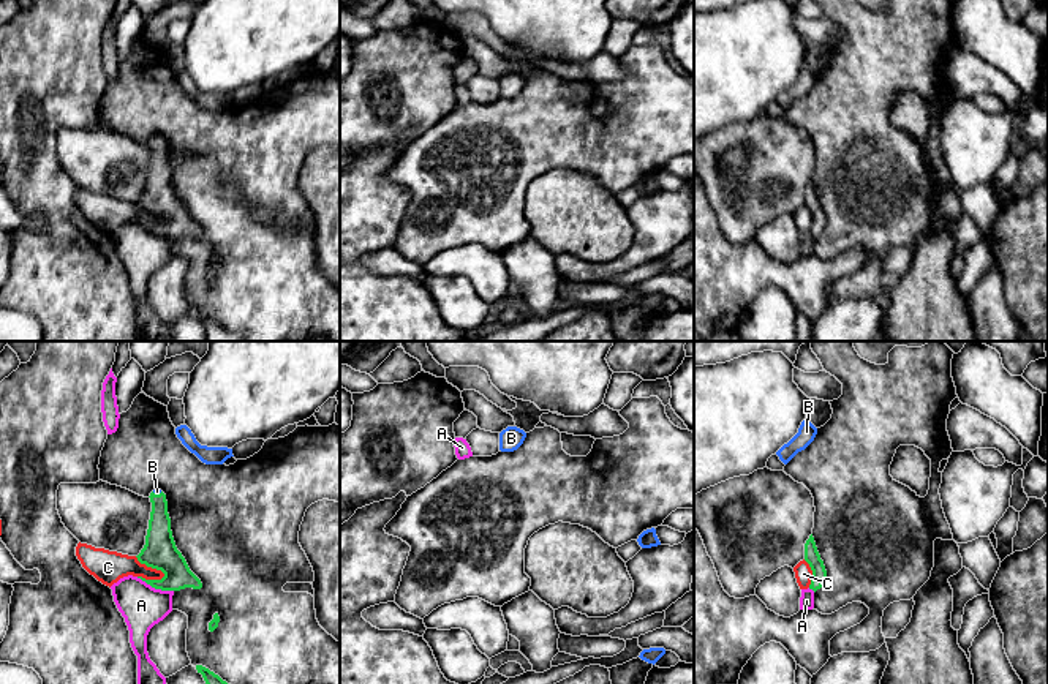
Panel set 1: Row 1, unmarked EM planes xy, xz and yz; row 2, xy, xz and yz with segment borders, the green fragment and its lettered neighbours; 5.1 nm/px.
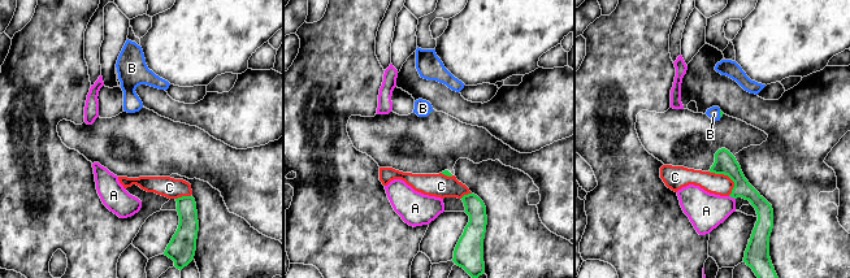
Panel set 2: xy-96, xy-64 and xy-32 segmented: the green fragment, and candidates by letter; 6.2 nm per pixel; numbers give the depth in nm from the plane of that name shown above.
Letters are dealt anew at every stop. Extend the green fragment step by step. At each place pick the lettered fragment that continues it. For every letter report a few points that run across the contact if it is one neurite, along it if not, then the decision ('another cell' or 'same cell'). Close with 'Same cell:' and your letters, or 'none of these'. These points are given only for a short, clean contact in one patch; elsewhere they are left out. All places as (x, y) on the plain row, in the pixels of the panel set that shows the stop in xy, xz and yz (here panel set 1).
A: xy (136, 223), (155, 234), (173, 237) | another cell
B: xy (160, 190), (157, 141), (157, 138) | same cell
C: another cell
Same cell: B

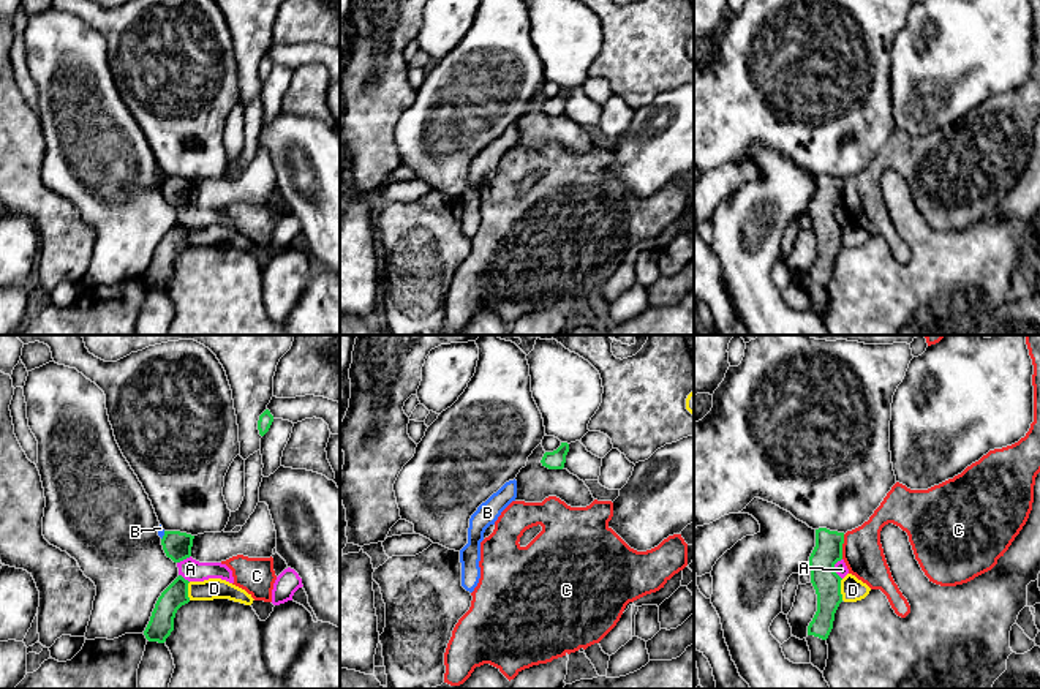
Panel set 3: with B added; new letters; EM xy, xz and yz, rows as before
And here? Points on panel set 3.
A: yz (841, 204), (835, 210), (835, 218), (841, 225) | another cell
B: another cell
C: another cell
D: another cell
Same cell: none of these

